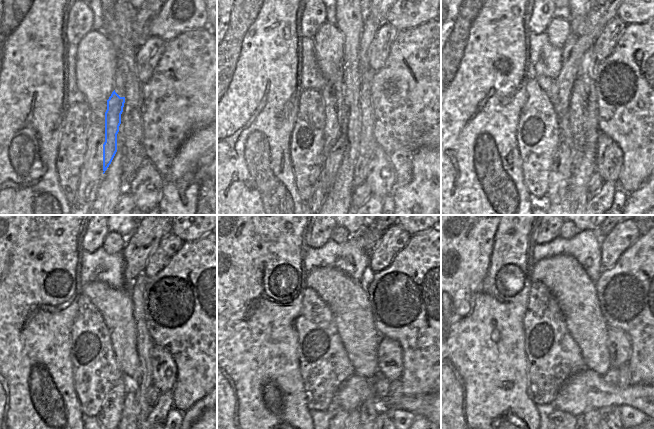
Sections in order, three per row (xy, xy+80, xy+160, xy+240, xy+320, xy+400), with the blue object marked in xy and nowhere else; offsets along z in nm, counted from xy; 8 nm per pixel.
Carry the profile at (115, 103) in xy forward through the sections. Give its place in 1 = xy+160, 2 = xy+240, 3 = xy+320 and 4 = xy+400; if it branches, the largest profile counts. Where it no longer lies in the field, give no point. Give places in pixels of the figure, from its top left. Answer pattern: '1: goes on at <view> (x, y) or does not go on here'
1: goes on at xy+160 (561, 170)
2: goes on at xy+240 (109, 416)
3: goes on at xy+320 (336, 415)
4: goes on at xy+400 (559, 418)

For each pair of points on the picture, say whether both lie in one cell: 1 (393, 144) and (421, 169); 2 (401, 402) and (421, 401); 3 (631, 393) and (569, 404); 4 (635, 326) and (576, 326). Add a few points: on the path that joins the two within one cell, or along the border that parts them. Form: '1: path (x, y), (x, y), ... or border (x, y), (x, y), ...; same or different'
1: border (429, 147), (420, 147), (415, 152), (407, 182); different
2: path (406, 402), (416, 402); same
3: path (616, 395), (584, 396); same
4: border (598, 304), (601, 315), (608, 327); different

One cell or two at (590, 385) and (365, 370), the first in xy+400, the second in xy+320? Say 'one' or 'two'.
two

